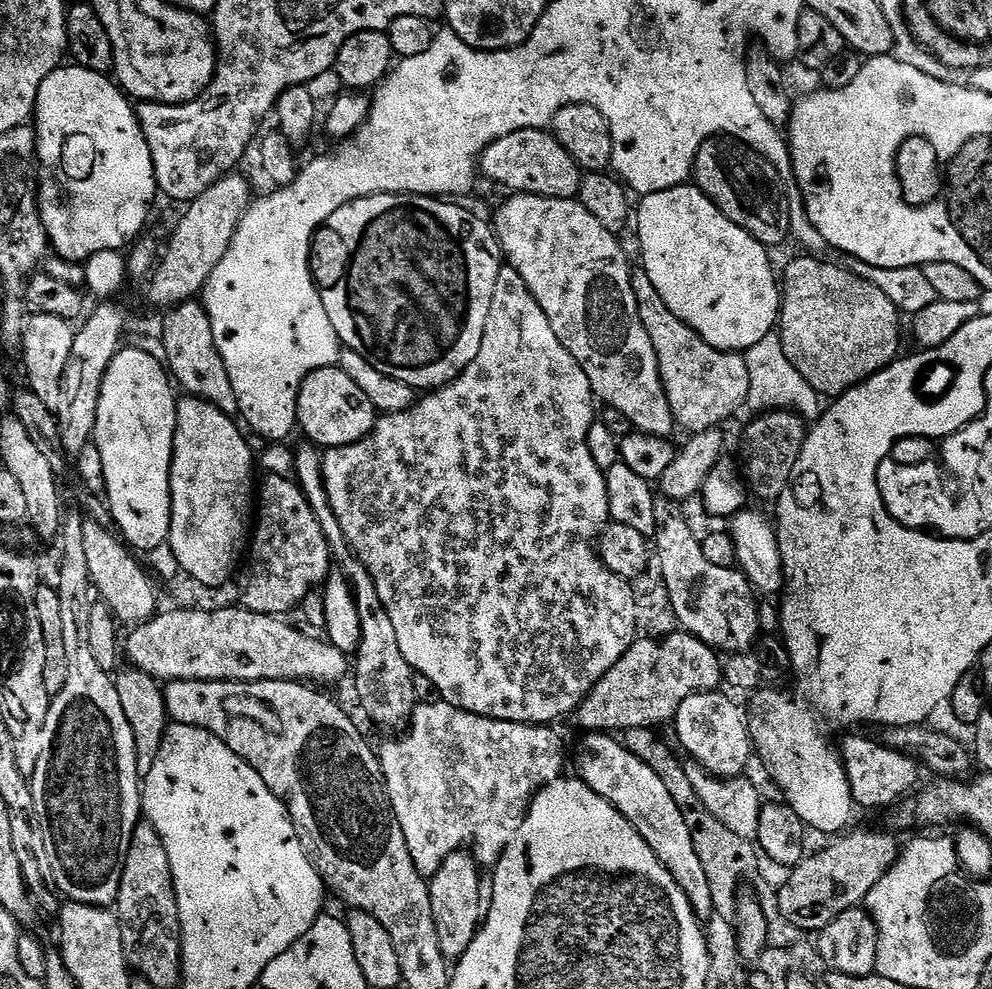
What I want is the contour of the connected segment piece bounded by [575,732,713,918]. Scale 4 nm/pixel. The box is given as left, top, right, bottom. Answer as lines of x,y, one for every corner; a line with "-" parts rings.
589,732
579,737
576,744
575,775
583,780
594,794
598,794
606,802
610,802
642,834
646,846
654,850
658,862
666,866
666,870
682,886
690,906
701,918
711,917
713,909
710,896
710,885
702,870
701,861
694,850
694,843
689,826
686,826
682,812
674,802
673,795
666,790
662,778
654,774
654,770
635,757
615,735
603,732

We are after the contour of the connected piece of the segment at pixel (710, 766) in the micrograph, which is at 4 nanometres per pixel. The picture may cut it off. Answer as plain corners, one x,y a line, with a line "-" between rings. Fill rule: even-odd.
723,691
703,692
702,694
690,694
682,706
678,706
674,727
676,736
680,739
680,744
692,755
691,759
699,764
701,768
707,770
711,776
721,778
731,778
734,776
744,776
744,767
748,764
748,759
753,759
754,749
752,739
748,733
748,721
743,707
740,708
728,696
723,696

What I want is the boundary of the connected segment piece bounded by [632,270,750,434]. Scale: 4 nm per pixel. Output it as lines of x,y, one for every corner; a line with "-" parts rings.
642,270
632,273
632,289
634,290
634,302
638,302
638,318
642,318
642,326
646,326
646,334
650,334
650,342
654,346
654,354
658,358
658,370
660,381
664,387
666,398
670,402
672,419
677,429
685,428
685,433
691,434
720,428
741,407
747,405
750,394
750,370
746,370
746,362
739,352
723,352
714,346
707,344
702,337
686,322
682,322
662,302
662,294
654,290
654,282

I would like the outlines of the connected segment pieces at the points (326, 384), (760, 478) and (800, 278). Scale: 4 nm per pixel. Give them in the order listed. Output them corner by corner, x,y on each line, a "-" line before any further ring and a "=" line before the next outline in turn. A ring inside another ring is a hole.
339,366
314,370
300,383
300,393
296,399
296,422
299,431
305,432
307,439
321,449
341,448
359,440
365,440
376,425
376,407
362,394
362,389
350,379
=
766,412
757,415
744,428
744,437
740,440
739,467
742,469
745,484
753,497
775,502
794,474
794,466
800,457
804,445
806,428
795,415
784,412
=
800,254
797,260
792,260
782,272
782,291
780,293
780,319
778,335
782,342
782,350
786,350
786,358
814,386
821,397
839,398
845,392
859,386
863,380
868,380
887,368
900,352
900,320
901,312
894,302
874,286
867,276
860,276
849,268
839,268
836,264
827,264
812,254

